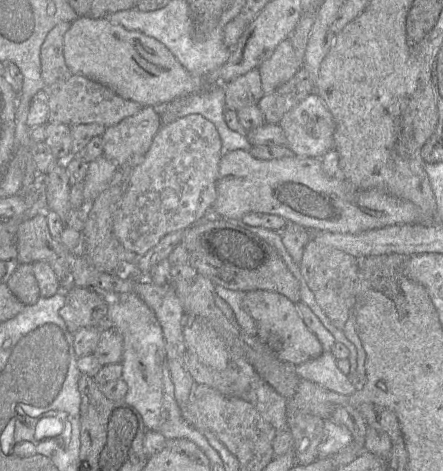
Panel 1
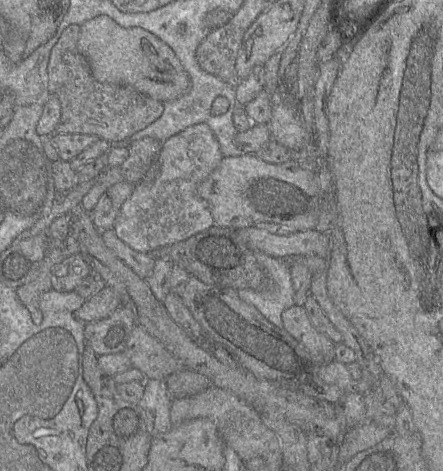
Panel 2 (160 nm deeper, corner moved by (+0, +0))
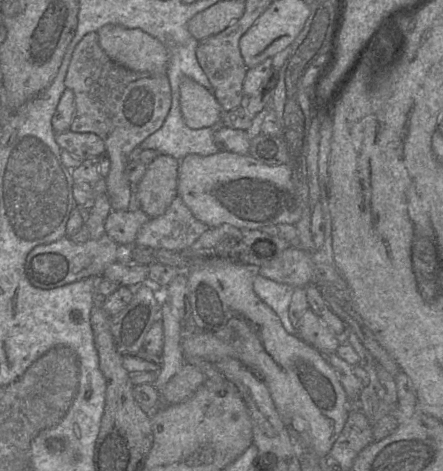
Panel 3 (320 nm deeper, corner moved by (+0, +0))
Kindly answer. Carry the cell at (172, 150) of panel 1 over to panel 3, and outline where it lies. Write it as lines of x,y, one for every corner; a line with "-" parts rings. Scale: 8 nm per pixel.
177,195
164,214
150,218
139,229
135,245
182,251
208,229
209,226
197,220

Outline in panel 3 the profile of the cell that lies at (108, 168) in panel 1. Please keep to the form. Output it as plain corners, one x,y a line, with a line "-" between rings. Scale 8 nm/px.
141,208
136,211
111,210
104,221
102,232
120,246
131,247
139,229
150,219

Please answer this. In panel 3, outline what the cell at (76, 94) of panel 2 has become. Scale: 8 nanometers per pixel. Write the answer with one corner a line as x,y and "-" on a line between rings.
97,32
87,33
76,45
64,80
65,87
73,91
75,111
69,131
94,133
99,136
110,157
110,170
106,177
107,194
113,210
136,211
141,208
135,186
126,177
125,169
130,153
146,138
160,129
170,111
172,97
166,73
151,74
130,70
112,61
99,44

